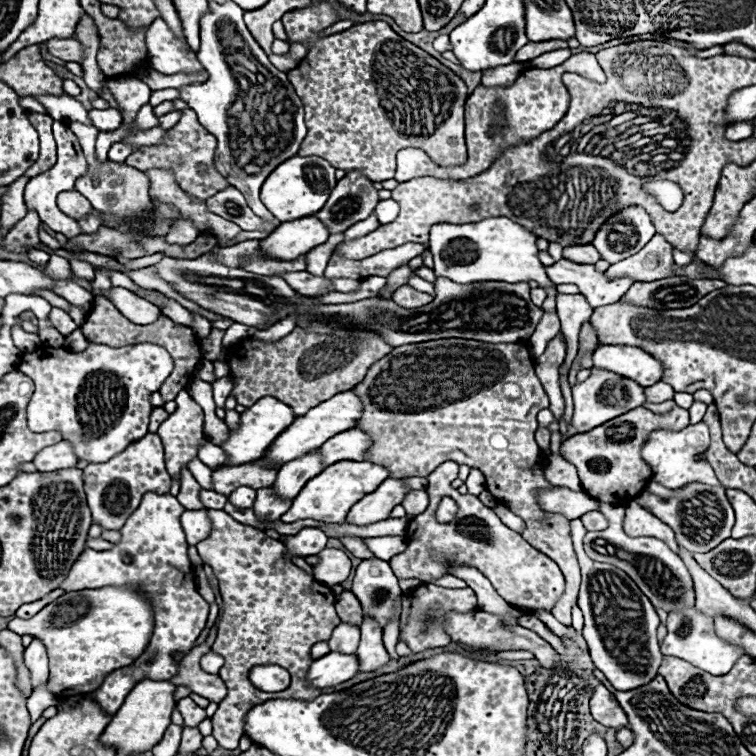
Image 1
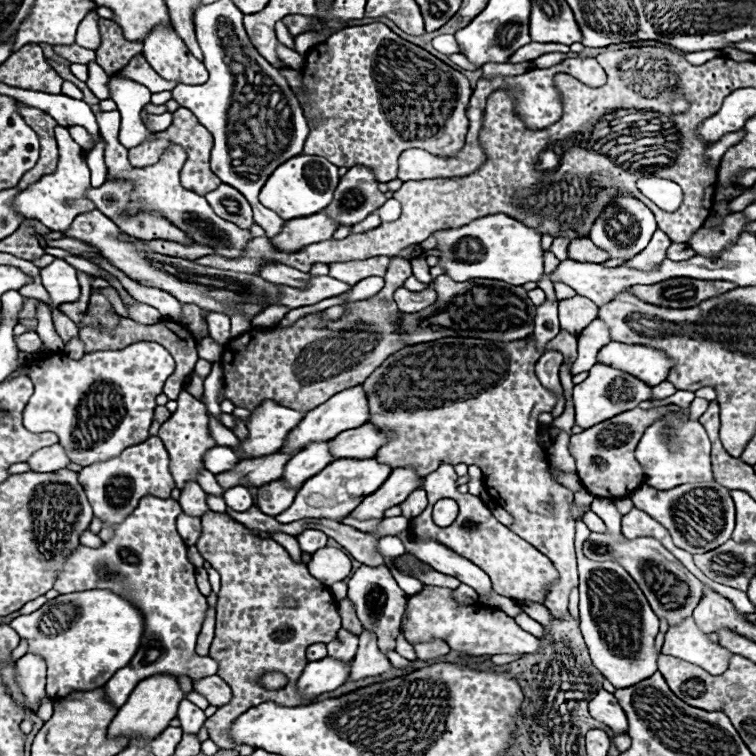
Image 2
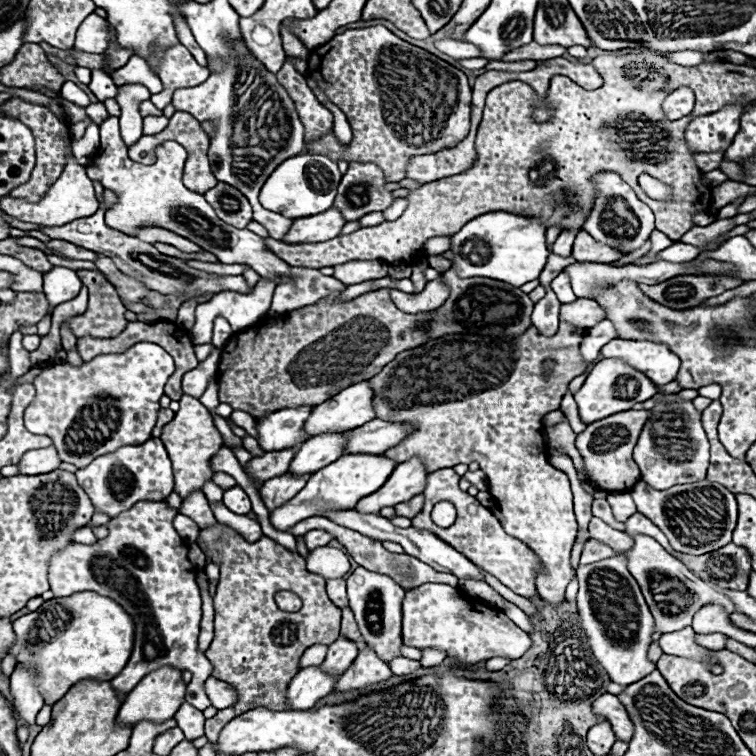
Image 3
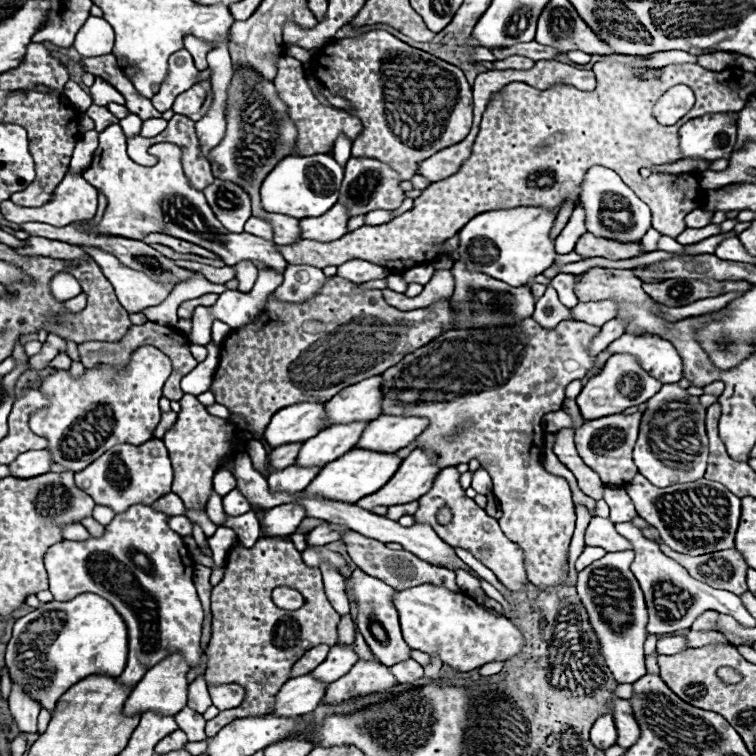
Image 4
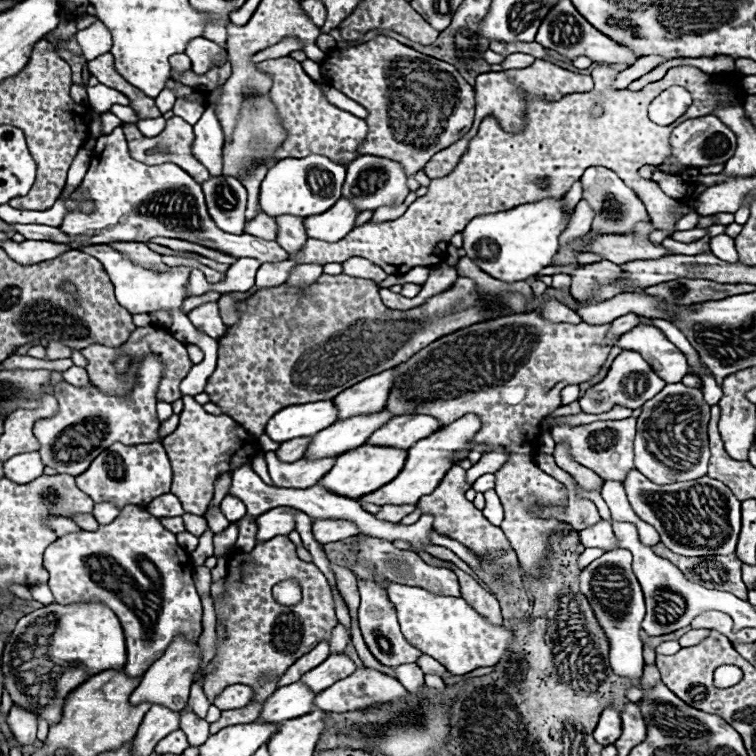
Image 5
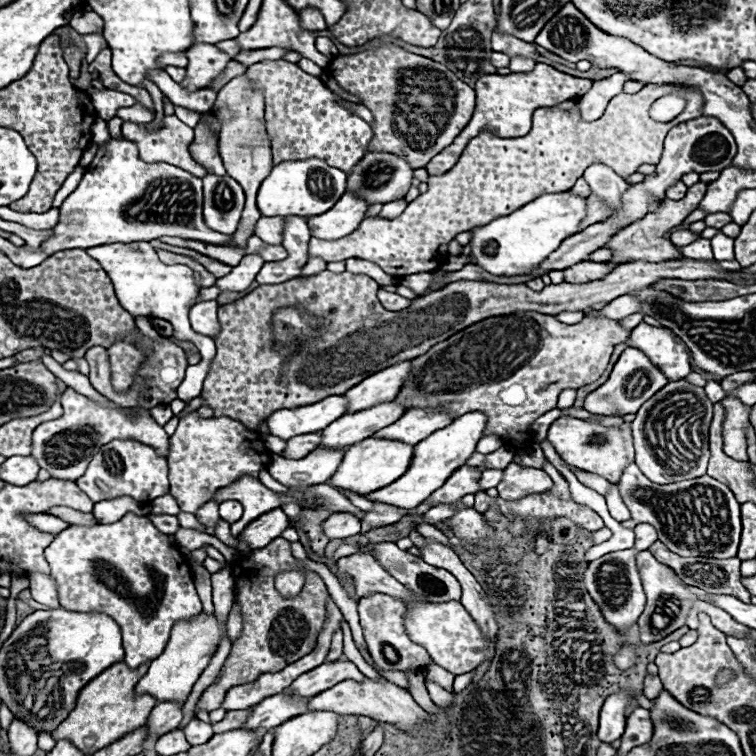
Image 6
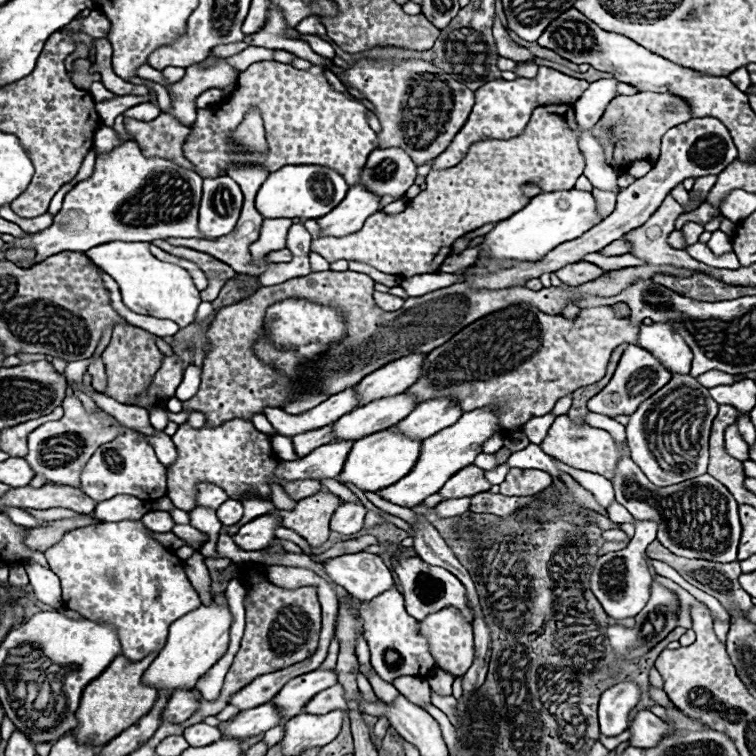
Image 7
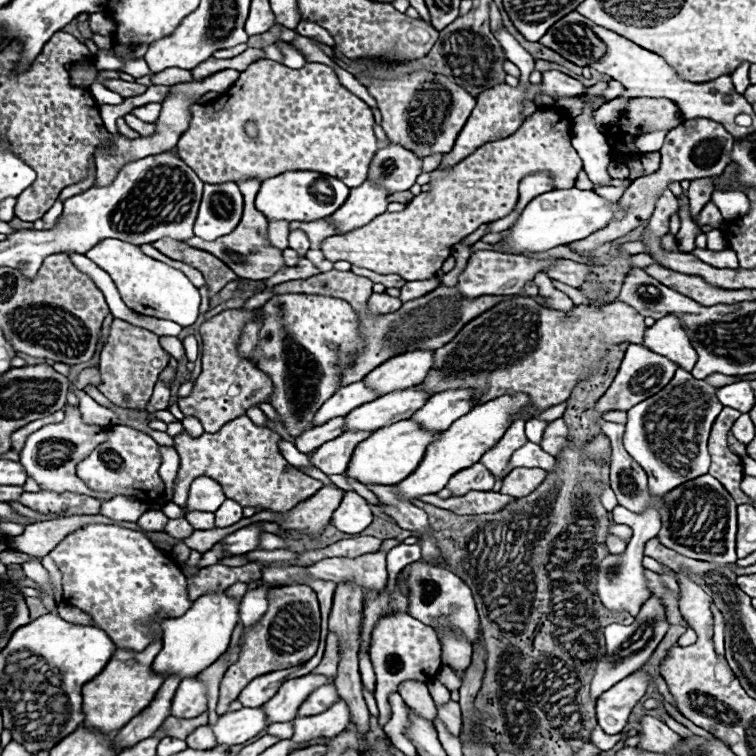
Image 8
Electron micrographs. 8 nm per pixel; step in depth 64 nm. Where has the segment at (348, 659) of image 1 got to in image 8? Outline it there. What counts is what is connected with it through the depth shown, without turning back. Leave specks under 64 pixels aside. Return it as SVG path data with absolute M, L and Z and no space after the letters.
M242 708L218 716L218 720L208 726L214 730L214 738L218 746L234 746L250 740L268 724L260 708Z

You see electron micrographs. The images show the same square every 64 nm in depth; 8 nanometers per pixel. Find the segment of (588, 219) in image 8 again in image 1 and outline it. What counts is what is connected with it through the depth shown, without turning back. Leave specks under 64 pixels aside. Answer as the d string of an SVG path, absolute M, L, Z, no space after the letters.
M506 216L484 218L472 224L436 224L430 230L430 240L436 276L446 276L458 284L486 280L516 284L536 280L540 286L554 286L538 260L538 236Z

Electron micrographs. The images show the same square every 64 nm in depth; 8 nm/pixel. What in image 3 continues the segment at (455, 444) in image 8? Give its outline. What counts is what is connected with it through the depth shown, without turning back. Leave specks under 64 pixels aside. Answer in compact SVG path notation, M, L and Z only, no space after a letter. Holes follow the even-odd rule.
M410 458L396 466L394 474L386 480L386 486L376 490L374 494L362 498L356 506L362 514L378 514L384 506L396 506L402 502L408 502L410 498L418 496L426 488L428 472L422 466L420 458ZM416 476L416 480L414 480Z

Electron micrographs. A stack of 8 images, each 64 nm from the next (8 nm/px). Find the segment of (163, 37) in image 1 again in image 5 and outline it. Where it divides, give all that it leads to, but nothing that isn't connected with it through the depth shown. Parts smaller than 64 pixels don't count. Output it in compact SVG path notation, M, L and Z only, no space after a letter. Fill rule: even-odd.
M177 53L170 56L170 66L178 72L184 72L184 70L191 70L191 61L185 53ZM163 89L157 98L155 98L156 106L162 114L164 114L164 112L168 112L168 110L171 110L175 101L175 94L170 89Z

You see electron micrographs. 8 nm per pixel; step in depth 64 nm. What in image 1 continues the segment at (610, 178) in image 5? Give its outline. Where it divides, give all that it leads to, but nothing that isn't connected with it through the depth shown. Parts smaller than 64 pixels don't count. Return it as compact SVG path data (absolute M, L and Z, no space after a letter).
M626 206L626 210L612 214L602 224L592 244L606 262L616 264L640 252L654 234L656 230L650 214L638 206Z

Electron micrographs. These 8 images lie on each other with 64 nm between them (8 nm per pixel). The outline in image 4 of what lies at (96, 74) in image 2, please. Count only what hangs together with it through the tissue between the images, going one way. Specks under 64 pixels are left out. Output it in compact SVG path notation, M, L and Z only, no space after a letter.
M96 78L94 86L90 88L90 96L96 106L106 106L106 102L124 104L124 96L118 90L114 90L108 82L104 82L102 78Z

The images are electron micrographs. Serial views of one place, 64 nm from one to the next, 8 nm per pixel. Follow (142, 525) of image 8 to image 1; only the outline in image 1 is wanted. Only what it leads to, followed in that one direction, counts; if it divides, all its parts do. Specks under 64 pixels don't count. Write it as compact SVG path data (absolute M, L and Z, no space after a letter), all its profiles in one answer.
M206 508L202 510L186 510L182 514L182 530L186 534L186 540L190 546L196 546L200 540L208 538L210 534L210 520L206 516Z

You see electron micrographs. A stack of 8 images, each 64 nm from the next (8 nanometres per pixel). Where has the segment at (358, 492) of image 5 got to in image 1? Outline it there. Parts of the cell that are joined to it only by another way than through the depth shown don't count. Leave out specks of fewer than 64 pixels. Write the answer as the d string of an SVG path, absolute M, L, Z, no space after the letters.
M368 460L334 462L334 466L328 466L318 476L310 478L310 482L306 482L306 486L300 490L300 494L292 500L290 510L286 514L282 514L282 522L296 522L296 520L312 518L312 520L342 524L346 520L346 514L350 512L350 508L356 502L360 502L360 498L374 492L386 478L388 478L388 470L374 462L368 462Z

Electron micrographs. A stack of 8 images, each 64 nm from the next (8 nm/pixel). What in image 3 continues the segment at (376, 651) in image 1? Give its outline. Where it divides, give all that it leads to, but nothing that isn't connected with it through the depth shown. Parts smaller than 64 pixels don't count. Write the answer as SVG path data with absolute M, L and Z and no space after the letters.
M366 646L364 650L360 650L360 654L352 662L352 666L338 678L338 682L334 684L334 694L368 688L368 686L386 682L388 678L392 678L390 666L386 662L382 662L372 648Z

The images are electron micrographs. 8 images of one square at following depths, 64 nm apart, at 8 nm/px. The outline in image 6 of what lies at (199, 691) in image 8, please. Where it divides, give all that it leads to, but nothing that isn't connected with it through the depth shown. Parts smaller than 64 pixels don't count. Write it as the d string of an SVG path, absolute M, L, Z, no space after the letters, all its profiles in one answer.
M160 702L154 706L154 710L148 716L148 730L150 738L156 740L162 736L162 732L174 730L184 718L184 704L178 702Z

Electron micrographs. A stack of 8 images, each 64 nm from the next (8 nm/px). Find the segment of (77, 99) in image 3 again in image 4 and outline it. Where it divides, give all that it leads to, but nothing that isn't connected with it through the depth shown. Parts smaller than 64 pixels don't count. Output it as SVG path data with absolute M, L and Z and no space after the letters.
M68 82L66 84L66 88L64 88L64 92L66 92L66 96L68 96L68 100L80 110L80 112L84 112L90 104L92 104L92 98L90 98L90 94L88 92L84 92L76 82Z

